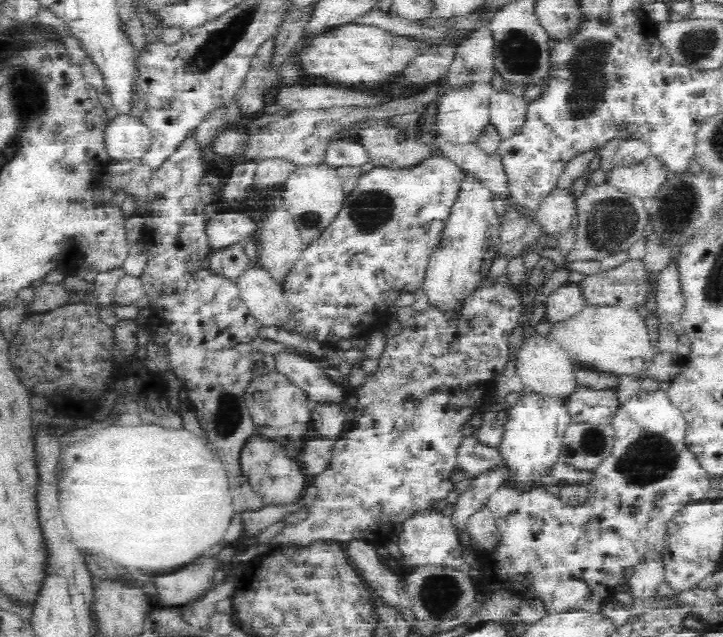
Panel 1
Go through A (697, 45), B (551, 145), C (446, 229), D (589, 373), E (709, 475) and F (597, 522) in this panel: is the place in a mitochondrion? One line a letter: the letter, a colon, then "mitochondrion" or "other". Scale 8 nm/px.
A: mitochondrion
B: other
C: other
D: mitochondrion
E: other
F: other

